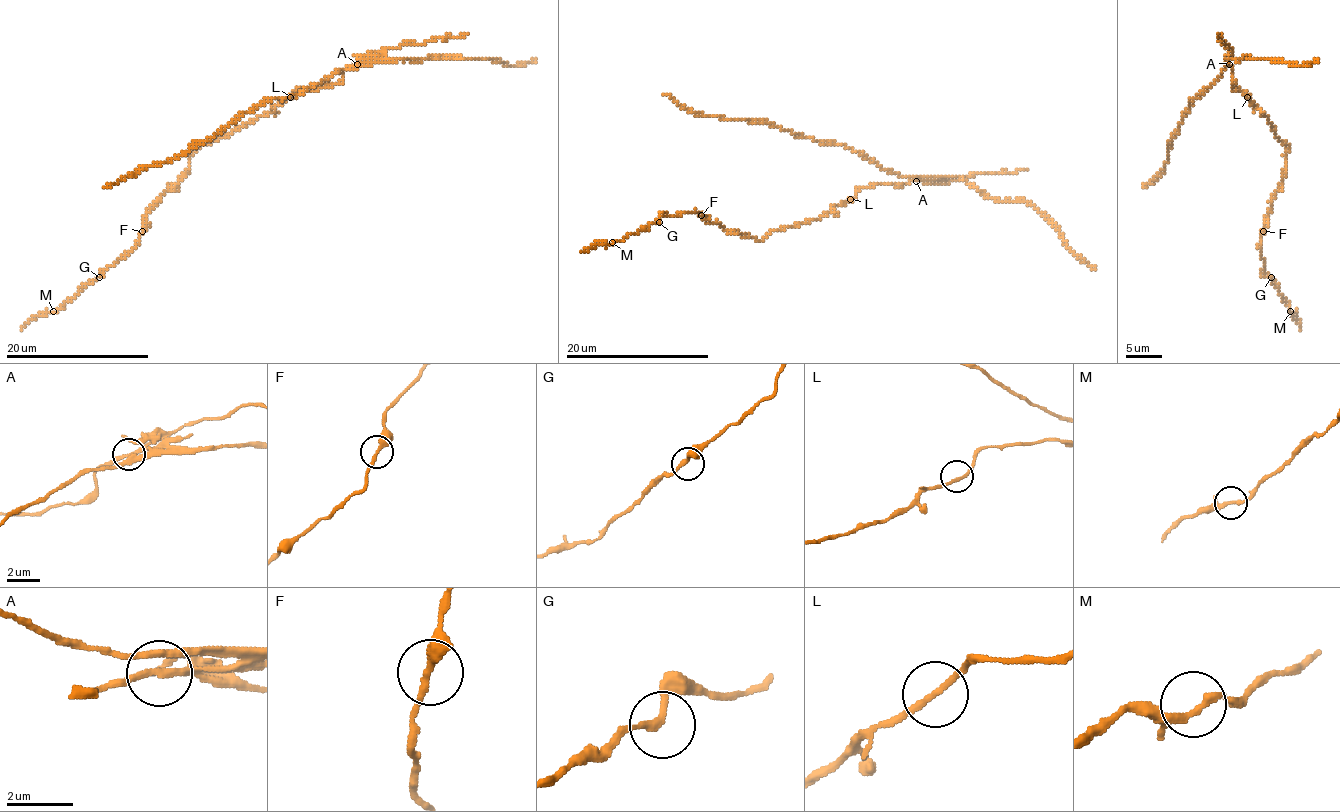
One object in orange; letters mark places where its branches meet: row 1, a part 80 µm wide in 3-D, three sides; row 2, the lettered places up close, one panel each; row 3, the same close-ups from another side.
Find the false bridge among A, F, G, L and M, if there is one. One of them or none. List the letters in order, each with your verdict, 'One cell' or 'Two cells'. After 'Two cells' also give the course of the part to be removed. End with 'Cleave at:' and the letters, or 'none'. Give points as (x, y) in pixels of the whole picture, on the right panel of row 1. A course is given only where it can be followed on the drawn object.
A: Two cells. Course of the part to remove: (1230, 63), (1219, 77), (1192, 99), (1171, 142), (1169, 160), (1142, 188)
F: One cell
G: One cell
L: One cell
M: One cell
Cleave at: A

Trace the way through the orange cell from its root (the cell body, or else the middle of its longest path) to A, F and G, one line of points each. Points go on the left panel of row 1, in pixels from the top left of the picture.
A: (290, 97), (297, 90), (319, 90), (335, 85), (345, 69), (356, 63)
F: (290, 97), (260, 117), (199, 147), (190, 156), (188, 170), (145, 215), (145, 227), (142, 231)
G: (290, 97), (260, 117), (199, 147), (190, 156), (188, 170), (145, 215), (145, 229), (138, 244), (99, 277)

